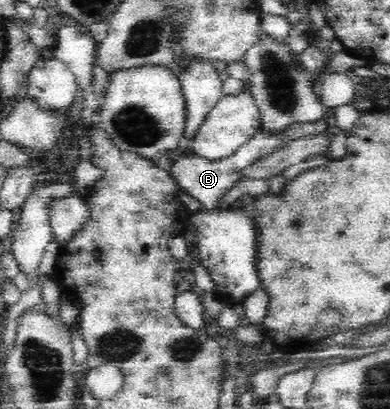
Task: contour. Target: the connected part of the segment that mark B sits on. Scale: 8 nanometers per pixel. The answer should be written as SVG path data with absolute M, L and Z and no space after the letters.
M258 131L254 136L244 142L240 148L236 148L231 156L222 159L208 159L202 156L187 156L173 162L170 168L172 178L181 186L182 192L189 194L200 202L200 211L213 211L220 198L224 196L241 179L241 175L248 166L269 156L272 151L282 146L282 139L274 137L264 131Z

